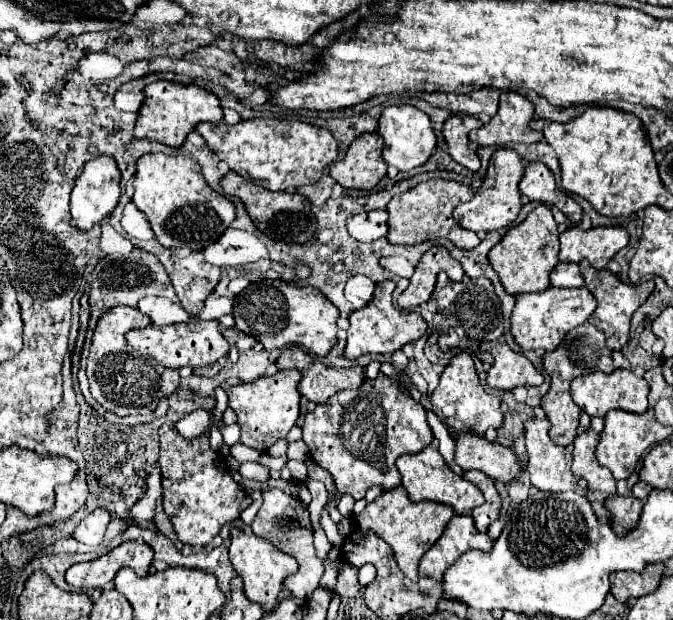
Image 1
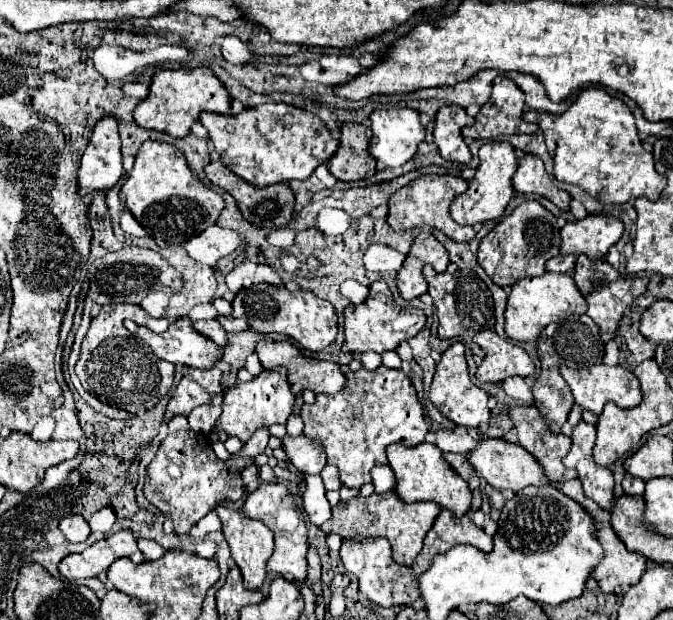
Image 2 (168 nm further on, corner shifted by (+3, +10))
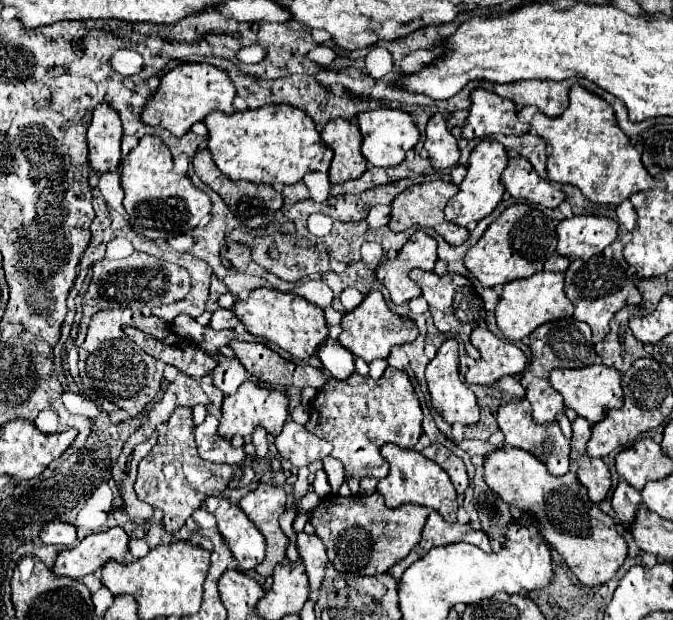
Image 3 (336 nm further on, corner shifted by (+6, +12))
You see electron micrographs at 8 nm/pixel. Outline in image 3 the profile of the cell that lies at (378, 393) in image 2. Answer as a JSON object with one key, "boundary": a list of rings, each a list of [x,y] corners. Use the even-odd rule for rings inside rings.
{"boundary":[[[386,368],[382,378],[374,380],[370,376],[360,376],[358,372],[350,374],[346,380],[330,378],[328,384],[316,392],[316,398],[308,410],[310,420],[306,422],[306,430],[318,434],[320,438],[326,438],[332,442],[332,458],[340,460],[346,468],[346,478],[384,478],[388,474],[388,464],[380,456],[380,448],[386,442],[398,444],[400,448],[414,448],[420,434],[422,434],[422,410],[414,392],[414,386],[404,370]]]}

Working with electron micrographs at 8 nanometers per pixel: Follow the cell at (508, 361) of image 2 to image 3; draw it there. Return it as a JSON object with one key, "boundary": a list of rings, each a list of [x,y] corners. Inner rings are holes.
{"boundary":[[[476,328],[470,342],[480,350],[480,360],[466,372],[466,382],[470,384],[494,384],[502,376],[522,374],[526,368],[526,356],[512,342],[506,342],[488,328]]]}

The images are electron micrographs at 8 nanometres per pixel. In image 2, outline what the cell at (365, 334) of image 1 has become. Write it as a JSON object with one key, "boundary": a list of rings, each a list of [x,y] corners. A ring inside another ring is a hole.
{"boundary":[[[377,280],[371,284],[369,298],[359,306],[347,306],[345,308],[345,342],[343,352],[357,352],[363,354],[367,350],[373,350],[377,354],[395,350],[401,342],[413,338],[421,328],[425,326],[425,314],[417,308],[401,308],[393,302],[393,296],[383,280]]]}

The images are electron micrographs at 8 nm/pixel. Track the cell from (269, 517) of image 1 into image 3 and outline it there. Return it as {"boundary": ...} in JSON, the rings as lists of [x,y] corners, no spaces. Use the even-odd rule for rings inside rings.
{"boundary":[[[260,484],[250,490],[238,506],[246,512],[248,518],[254,520],[258,530],[266,538],[266,558],[256,566],[256,572],[262,576],[270,576],[274,566],[286,558],[288,536],[280,528],[280,516],[286,510],[286,492],[274,484]]]}

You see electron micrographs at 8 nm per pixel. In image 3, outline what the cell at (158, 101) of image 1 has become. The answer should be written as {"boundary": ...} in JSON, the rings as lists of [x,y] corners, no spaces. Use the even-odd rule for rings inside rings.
{"boundary":[[[180,62],[160,78],[156,94],[152,94],[142,110],[142,122],[148,126],[162,126],[174,136],[184,136],[194,122],[202,122],[212,110],[232,114],[232,98],[236,88],[228,74],[206,62]]]}

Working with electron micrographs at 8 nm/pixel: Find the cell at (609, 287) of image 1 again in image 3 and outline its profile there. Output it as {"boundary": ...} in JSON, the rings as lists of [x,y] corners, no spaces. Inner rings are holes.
{"boundary":[[[594,256],[586,262],[576,258],[576,260],[572,260],[572,264],[564,272],[564,276],[566,276],[564,292],[568,294],[568,298],[576,306],[574,318],[586,322],[592,328],[592,342],[594,344],[606,338],[606,334],[610,332],[610,320],[620,308],[640,302],[640,292],[632,284],[632,280],[628,280],[614,264],[606,262],[604,256]]]}

